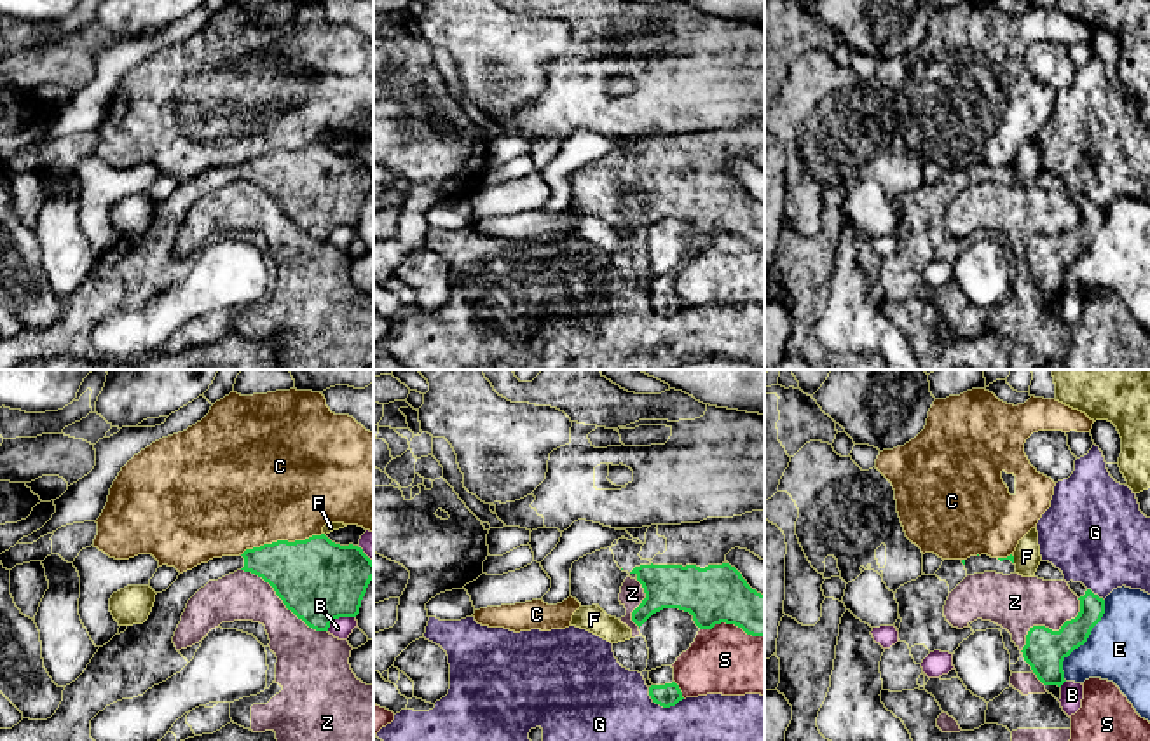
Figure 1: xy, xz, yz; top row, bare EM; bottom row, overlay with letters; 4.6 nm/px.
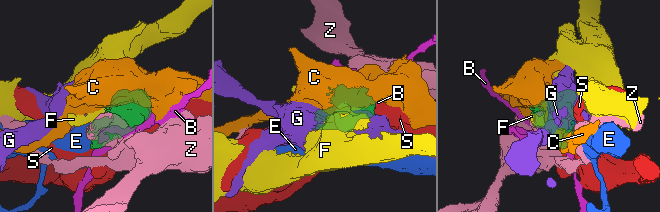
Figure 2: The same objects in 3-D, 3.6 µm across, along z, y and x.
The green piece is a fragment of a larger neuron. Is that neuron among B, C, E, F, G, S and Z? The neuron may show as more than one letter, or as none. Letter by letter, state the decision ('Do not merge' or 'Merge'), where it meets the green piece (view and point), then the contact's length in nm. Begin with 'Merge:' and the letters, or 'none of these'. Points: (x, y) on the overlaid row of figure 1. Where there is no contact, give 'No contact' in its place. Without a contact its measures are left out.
Merge: none of these
B: Do not merge. Touches green at xy (339, 616). Shared border 150 nm
C: Do not merge. Touches green at xy (281, 541). Shared border 400 nm
E: Do not merge. Touches green at yz (1084, 642). Shared border 420 nm
F: Do not merge. Touches green at yz (1013, 558). Shared border 40 nm
G: Do not merge. Touches green at xz (662, 705). Shared border 180 nm
S: Do not merge. Touches green at xz (732, 623). Shared border 300 nm
Z: Do not merge. Touches green at xy (283, 602). Shared border 500 nm

